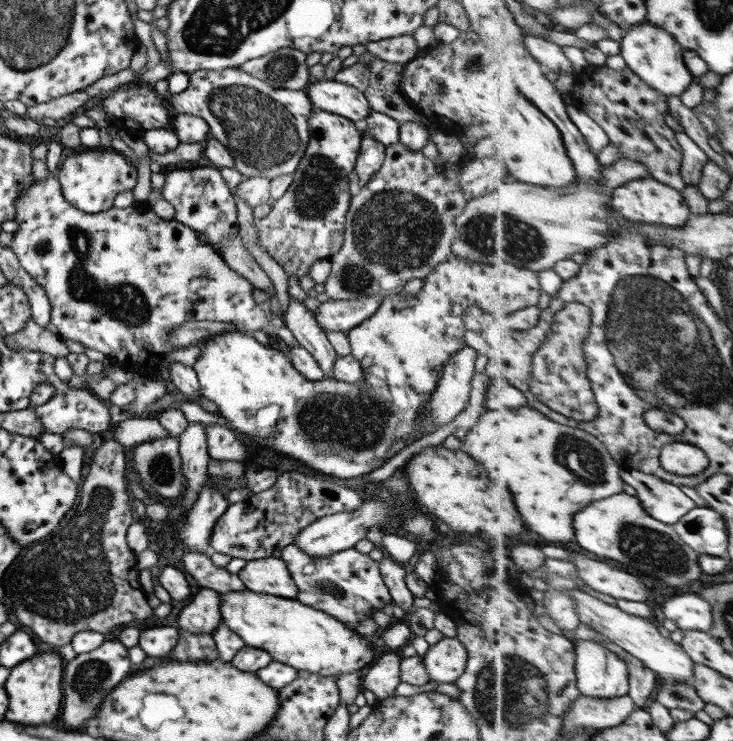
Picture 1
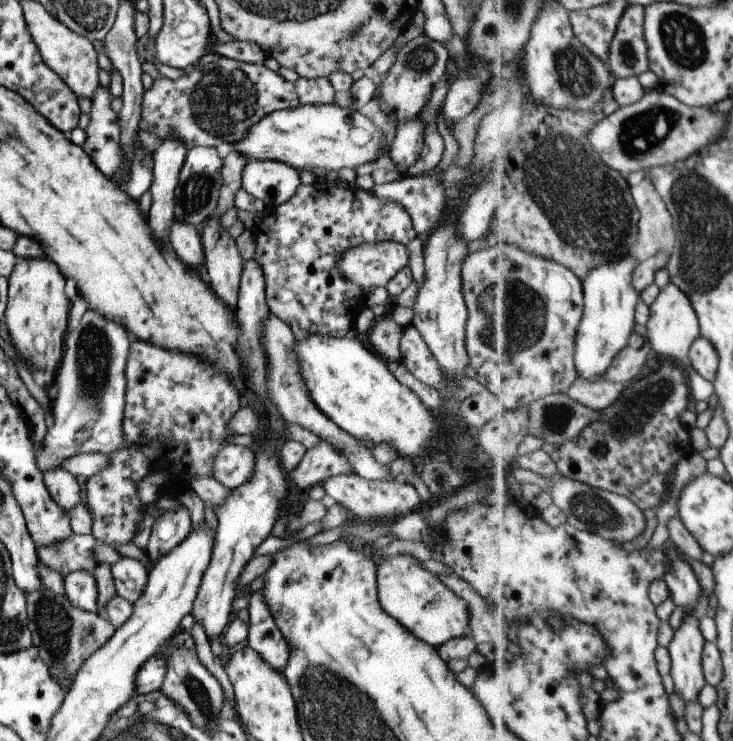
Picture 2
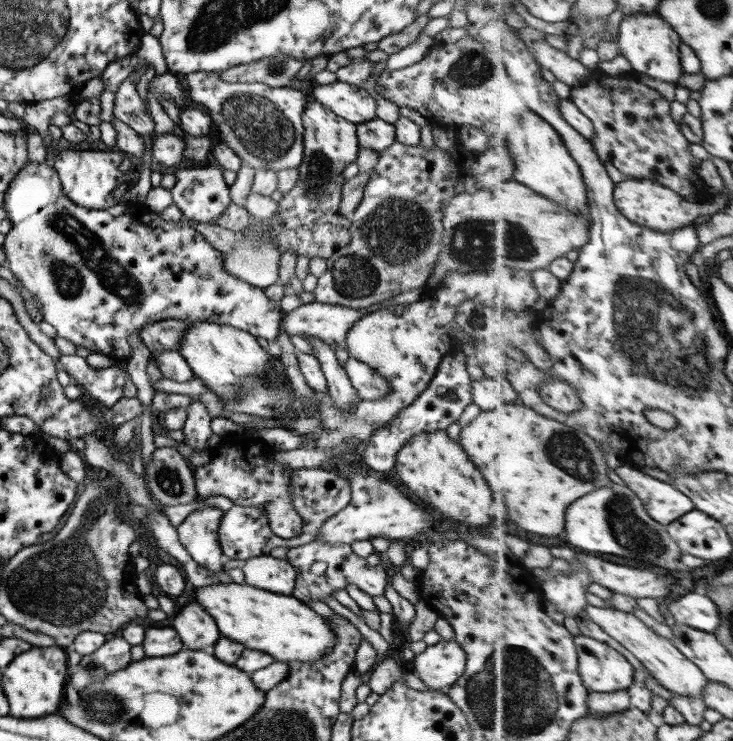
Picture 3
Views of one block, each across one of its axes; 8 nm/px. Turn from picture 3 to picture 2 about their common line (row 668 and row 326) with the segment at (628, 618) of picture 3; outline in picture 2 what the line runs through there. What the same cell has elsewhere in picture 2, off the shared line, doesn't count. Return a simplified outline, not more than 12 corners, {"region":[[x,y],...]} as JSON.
{"region":[[676,283],[651,309],[654,350],[687,370],[694,402],[708,401],[714,382],[694,368],[703,334],[691,296]]}

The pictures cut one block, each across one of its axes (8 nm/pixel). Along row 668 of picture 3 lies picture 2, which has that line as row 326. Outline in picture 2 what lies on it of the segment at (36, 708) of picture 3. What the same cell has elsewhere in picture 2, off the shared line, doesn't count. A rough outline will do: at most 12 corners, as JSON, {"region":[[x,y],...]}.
{"region":[[20,258],[1,324],[34,370],[62,358],[64,276]]}

